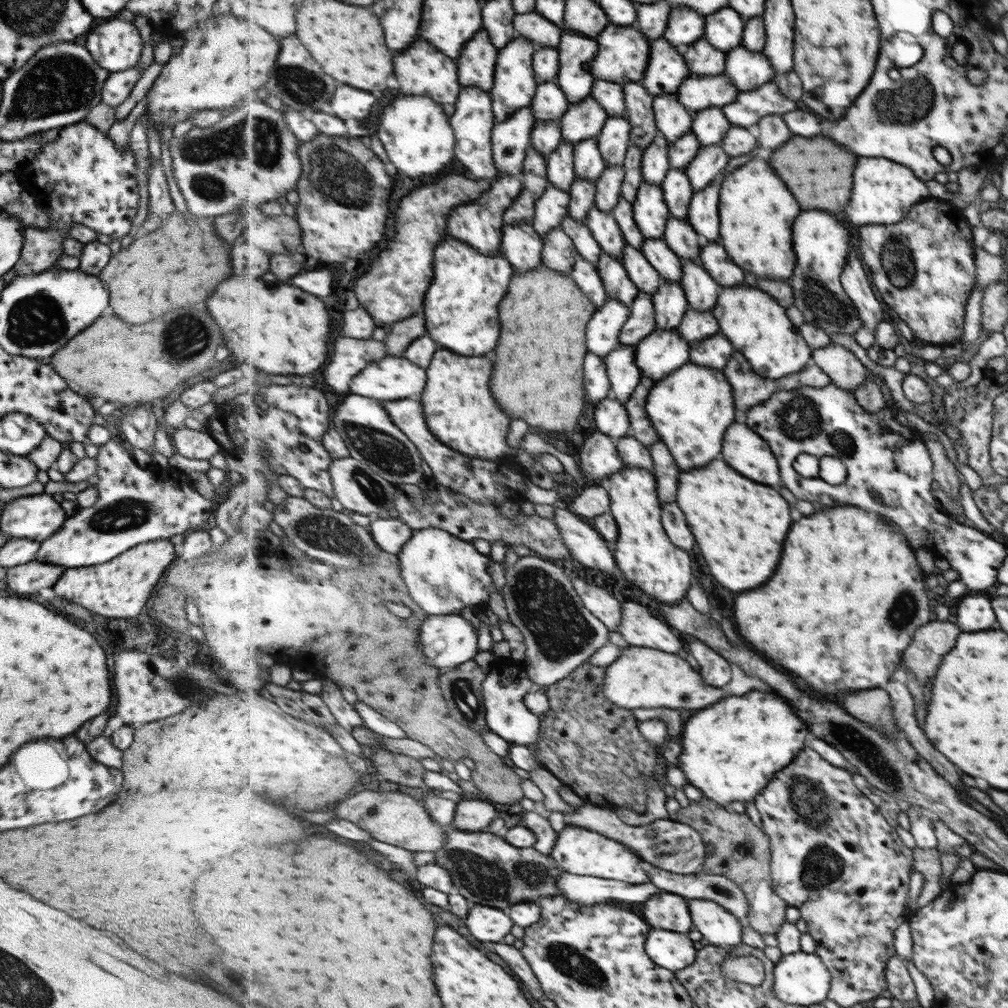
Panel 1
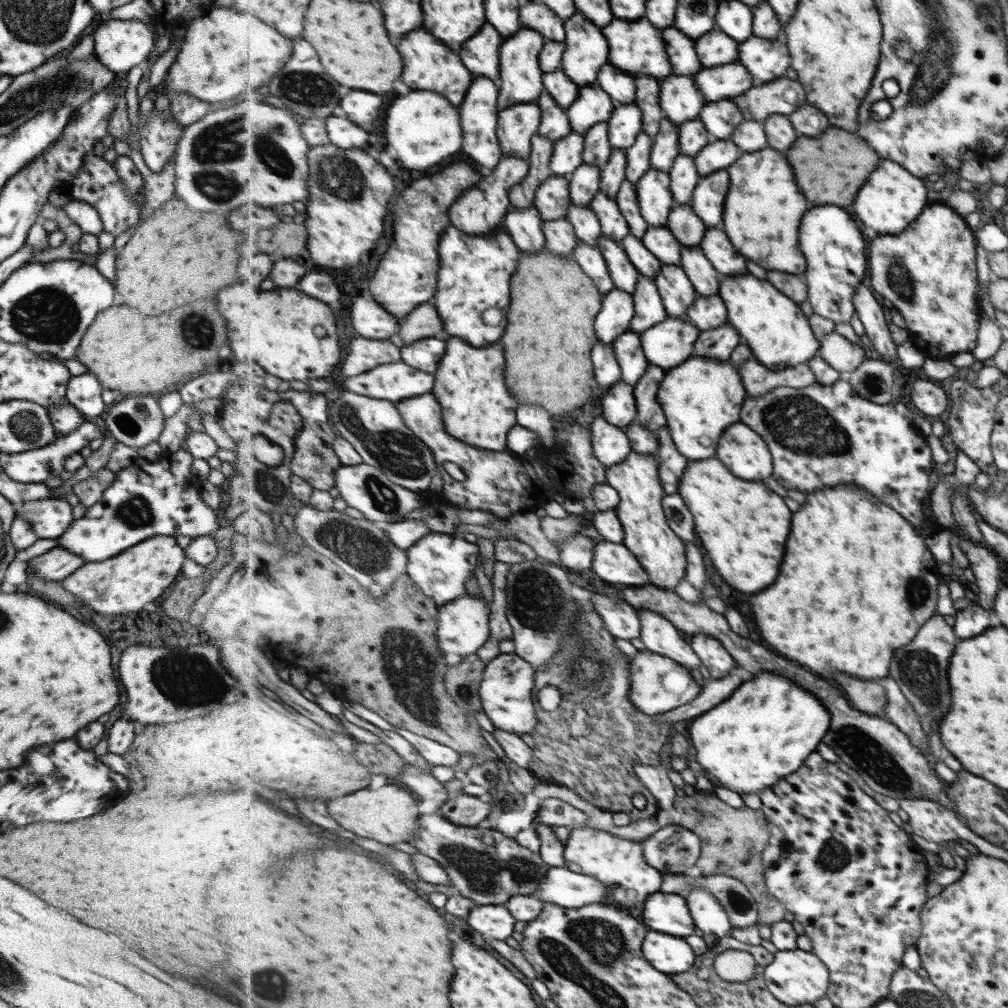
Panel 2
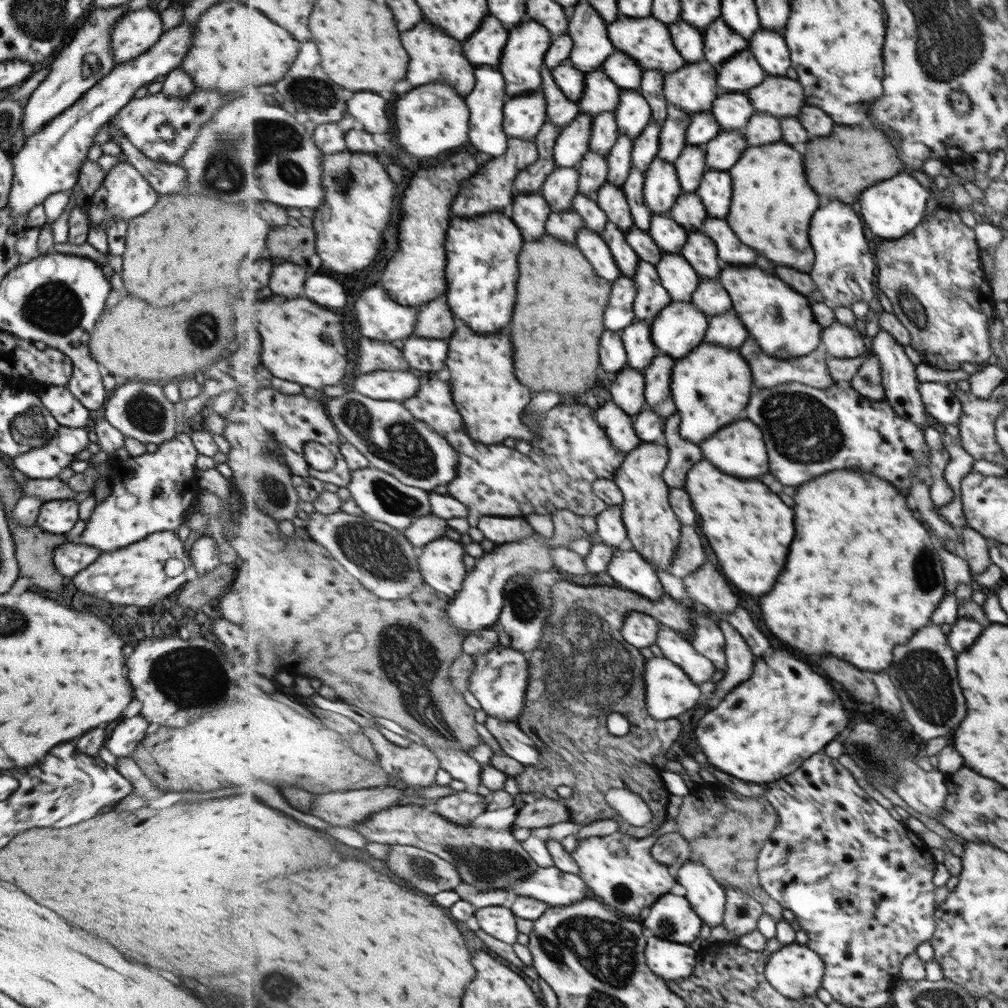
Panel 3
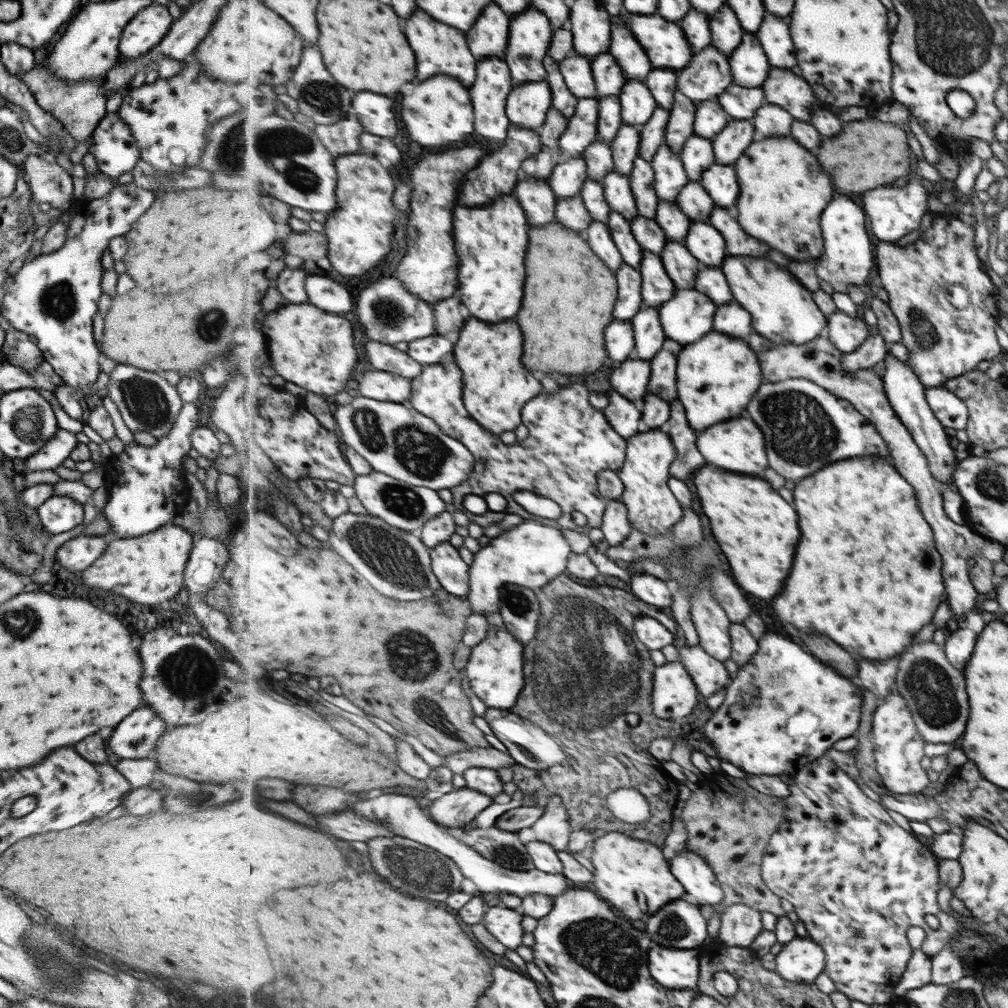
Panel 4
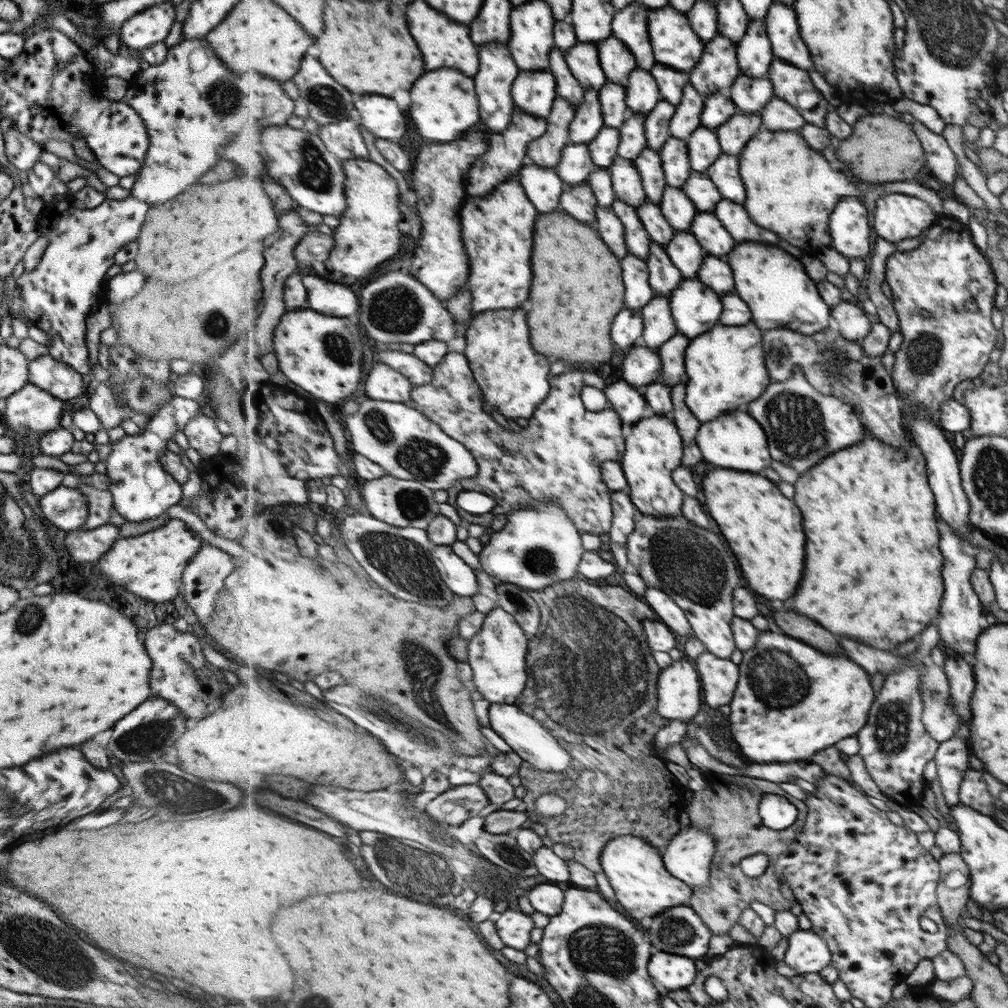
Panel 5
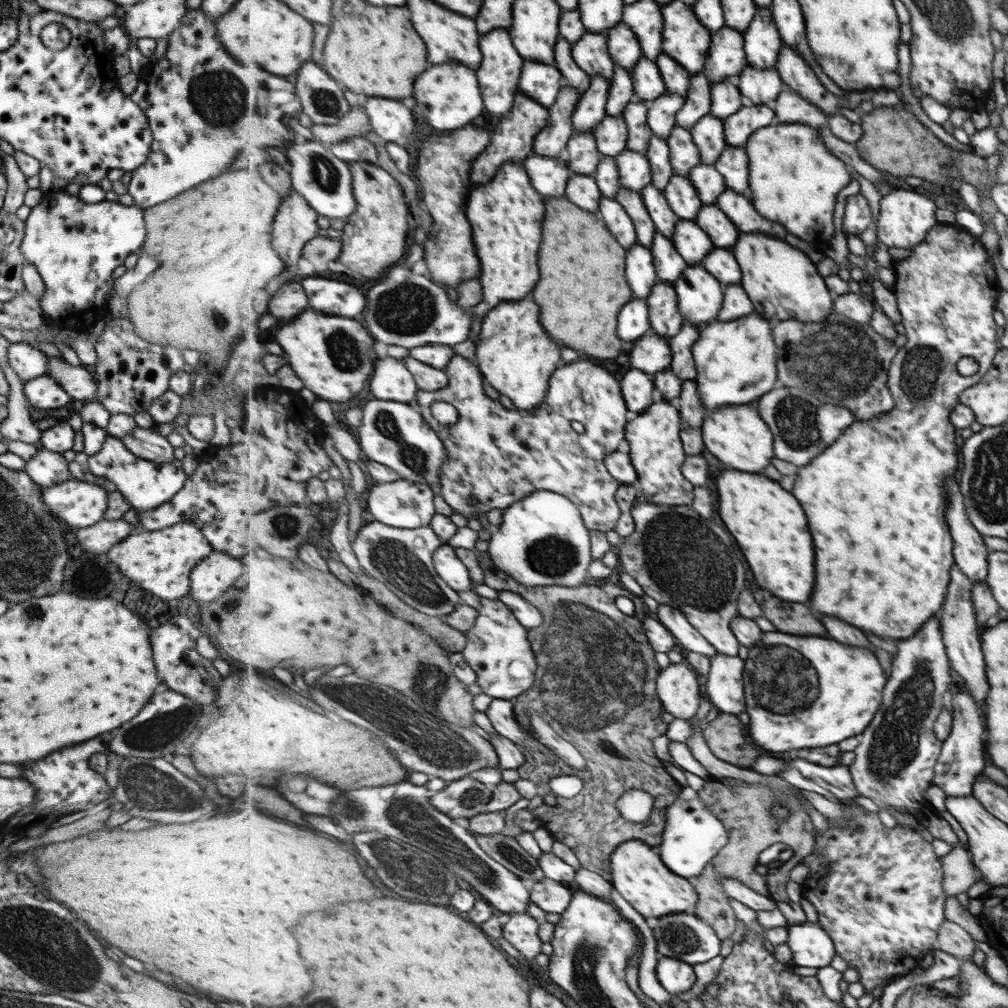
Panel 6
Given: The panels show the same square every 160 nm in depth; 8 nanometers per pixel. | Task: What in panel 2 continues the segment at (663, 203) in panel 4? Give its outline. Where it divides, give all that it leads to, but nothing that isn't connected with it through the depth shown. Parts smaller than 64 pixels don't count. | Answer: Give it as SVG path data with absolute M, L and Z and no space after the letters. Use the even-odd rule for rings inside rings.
M668 227L649 228L642 238L645 246L665 265L681 265L683 246Z

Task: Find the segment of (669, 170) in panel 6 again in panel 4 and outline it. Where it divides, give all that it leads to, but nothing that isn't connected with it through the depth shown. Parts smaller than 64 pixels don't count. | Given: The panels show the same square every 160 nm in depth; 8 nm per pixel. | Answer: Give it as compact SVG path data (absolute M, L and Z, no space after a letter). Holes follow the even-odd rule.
M639 155L634 162L633 172L630 174L631 190L637 200L639 215L656 220L659 207L659 196L655 192L655 169L652 162L647 162Z

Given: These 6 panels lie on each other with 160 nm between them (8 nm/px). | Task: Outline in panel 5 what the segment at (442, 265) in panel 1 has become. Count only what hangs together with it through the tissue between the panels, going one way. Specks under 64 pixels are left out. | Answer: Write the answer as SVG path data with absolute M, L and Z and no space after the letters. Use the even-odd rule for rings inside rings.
M507 180L485 198L470 197L460 218L464 230L465 250L473 256L473 276L468 286L473 292L473 316L485 310L519 308L533 286L533 240L541 214L525 193L520 180Z

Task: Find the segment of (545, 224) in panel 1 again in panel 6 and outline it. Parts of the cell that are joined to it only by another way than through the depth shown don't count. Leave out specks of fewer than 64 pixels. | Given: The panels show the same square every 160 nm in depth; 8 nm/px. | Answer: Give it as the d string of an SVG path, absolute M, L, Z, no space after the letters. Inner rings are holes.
M576 132L564 153L573 174L593 175L603 157L593 132Z

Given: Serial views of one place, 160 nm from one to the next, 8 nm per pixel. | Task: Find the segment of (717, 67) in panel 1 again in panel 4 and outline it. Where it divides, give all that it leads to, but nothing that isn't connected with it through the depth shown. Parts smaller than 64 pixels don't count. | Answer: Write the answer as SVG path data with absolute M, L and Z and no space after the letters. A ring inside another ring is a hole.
M727 4L710 17L710 24L712 44L731 56L732 52L743 42L746 33L737 13Z

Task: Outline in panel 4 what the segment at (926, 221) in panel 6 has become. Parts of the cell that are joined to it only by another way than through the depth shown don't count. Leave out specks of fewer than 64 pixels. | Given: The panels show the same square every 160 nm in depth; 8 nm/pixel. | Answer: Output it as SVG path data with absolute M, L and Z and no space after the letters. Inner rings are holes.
M916 179L908 180L905 186L893 188L892 185L871 190L865 194L863 204L865 204L865 214L869 216L870 227L873 228L875 238L881 241L895 243L901 240L905 234L915 230L921 222L921 216L925 214L925 192L921 184Z

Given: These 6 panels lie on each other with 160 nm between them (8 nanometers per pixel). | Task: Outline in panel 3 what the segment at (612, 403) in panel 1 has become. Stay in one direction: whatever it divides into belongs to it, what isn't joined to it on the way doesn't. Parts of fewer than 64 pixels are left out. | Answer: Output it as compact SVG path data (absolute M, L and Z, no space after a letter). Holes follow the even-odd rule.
M625 367L613 376L609 392L611 400L632 417L637 416L648 405L644 371Z

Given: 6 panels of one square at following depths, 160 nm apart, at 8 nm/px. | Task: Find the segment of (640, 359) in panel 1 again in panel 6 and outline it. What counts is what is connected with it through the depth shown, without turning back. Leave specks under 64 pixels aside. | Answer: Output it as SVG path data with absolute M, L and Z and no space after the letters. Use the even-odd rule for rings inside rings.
M703 264L687 267L674 286L685 324L701 329L708 320L718 319L724 307L725 286Z

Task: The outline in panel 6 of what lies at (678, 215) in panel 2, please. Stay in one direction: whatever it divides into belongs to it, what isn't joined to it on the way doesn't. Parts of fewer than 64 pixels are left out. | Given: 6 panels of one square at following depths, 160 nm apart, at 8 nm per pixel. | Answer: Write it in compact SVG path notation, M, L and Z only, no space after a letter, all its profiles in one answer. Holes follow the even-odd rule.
M701 163L690 170L688 177L697 188L703 204L717 204L719 196L728 190L725 177L715 165Z

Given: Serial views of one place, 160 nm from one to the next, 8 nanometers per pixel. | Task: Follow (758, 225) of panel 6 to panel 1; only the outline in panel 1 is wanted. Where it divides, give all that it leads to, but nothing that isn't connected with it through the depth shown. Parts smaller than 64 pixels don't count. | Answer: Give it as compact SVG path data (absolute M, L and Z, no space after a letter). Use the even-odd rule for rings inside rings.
M704 241L702 248L702 265L711 276L724 287L736 287L745 284L745 272L739 268L727 254L725 246L717 241Z

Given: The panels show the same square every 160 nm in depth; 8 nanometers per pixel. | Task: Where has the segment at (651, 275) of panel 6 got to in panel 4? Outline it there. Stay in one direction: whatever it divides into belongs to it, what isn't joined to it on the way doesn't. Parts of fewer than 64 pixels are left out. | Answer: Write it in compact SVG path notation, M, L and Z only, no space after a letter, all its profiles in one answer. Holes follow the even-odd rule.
M624 263L619 270L616 270L616 277L620 290L614 309L614 320L632 321L632 318L645 306L642 295L642 272Z

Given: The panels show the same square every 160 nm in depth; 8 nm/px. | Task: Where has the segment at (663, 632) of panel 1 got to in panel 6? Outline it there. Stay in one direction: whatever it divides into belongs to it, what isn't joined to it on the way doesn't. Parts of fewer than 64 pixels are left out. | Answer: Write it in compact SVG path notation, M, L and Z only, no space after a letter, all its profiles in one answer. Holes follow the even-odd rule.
M716 654L711 657L711 671L704 683L706 697L720 712L741 714L747 712L745 700L745 660L739 656Z

